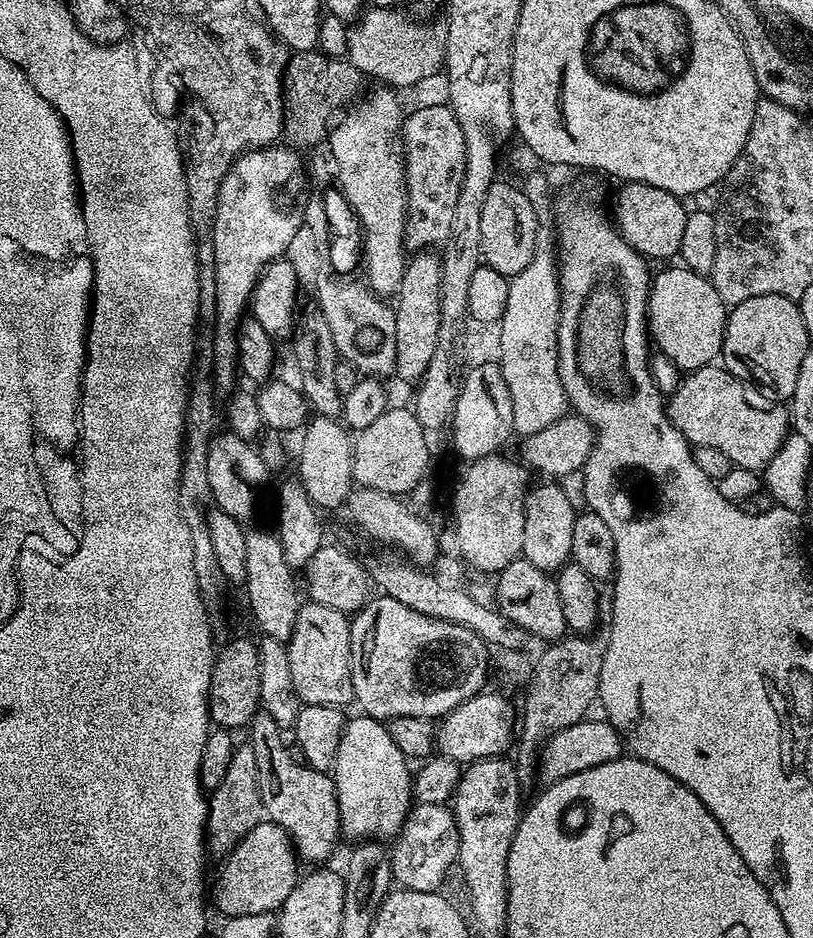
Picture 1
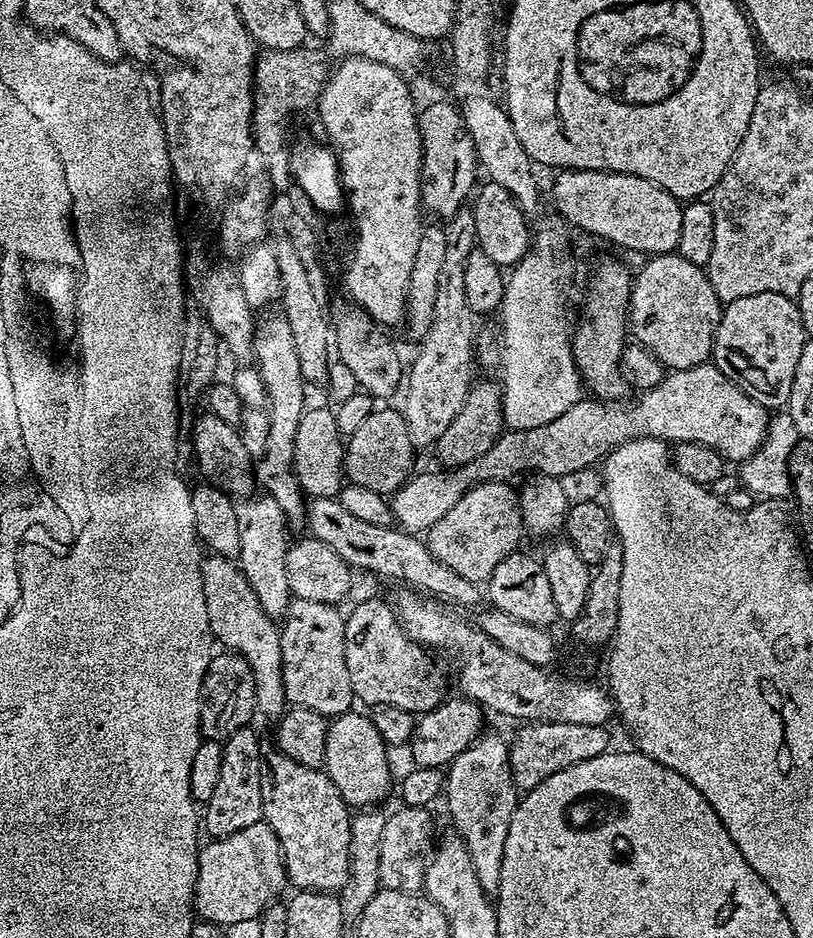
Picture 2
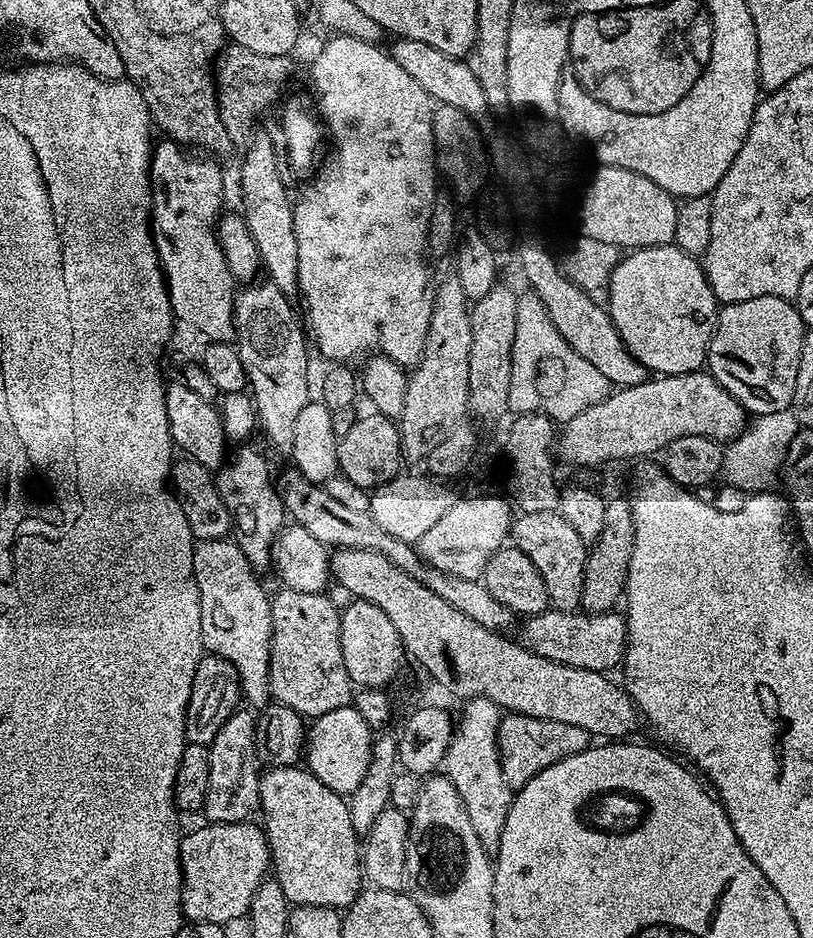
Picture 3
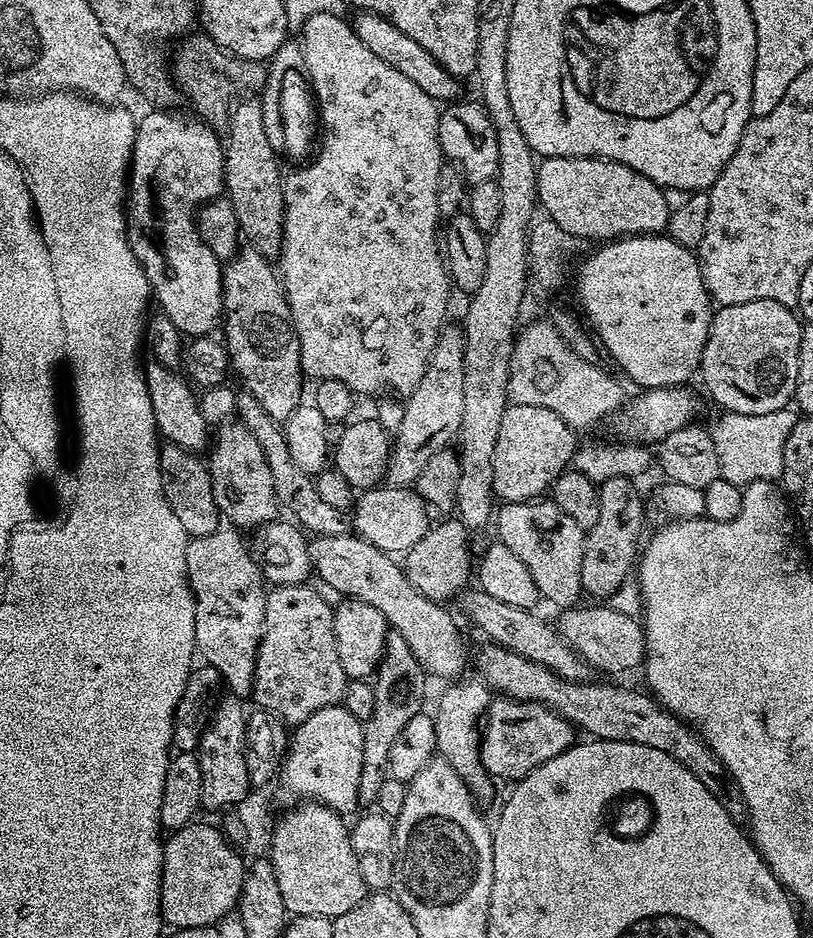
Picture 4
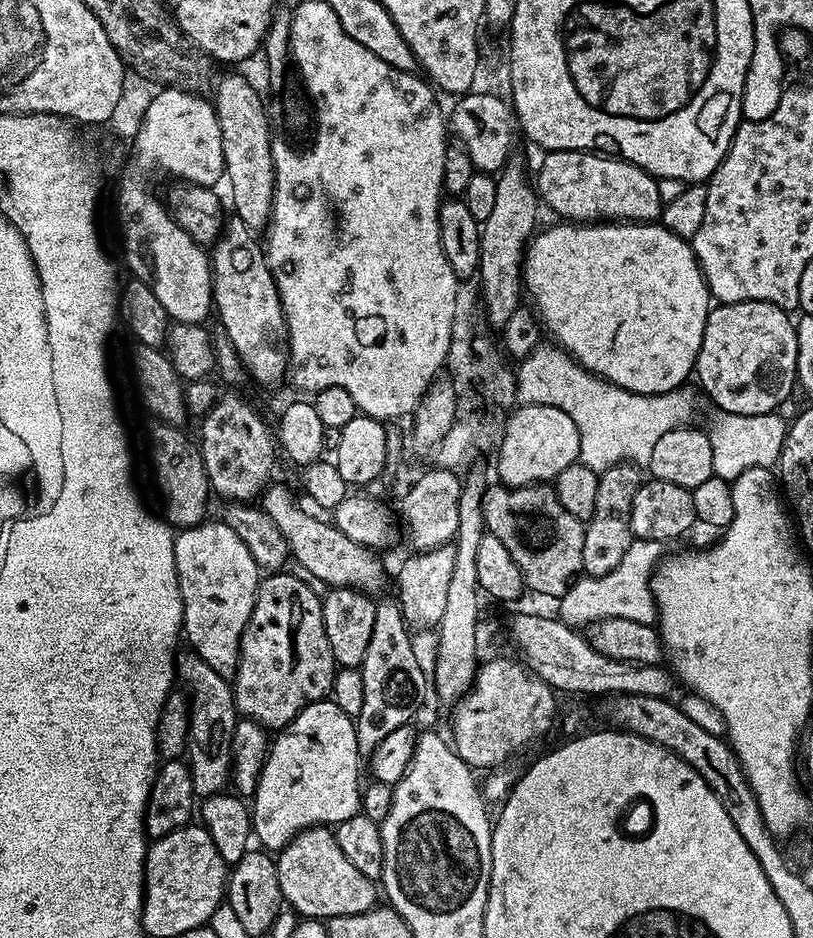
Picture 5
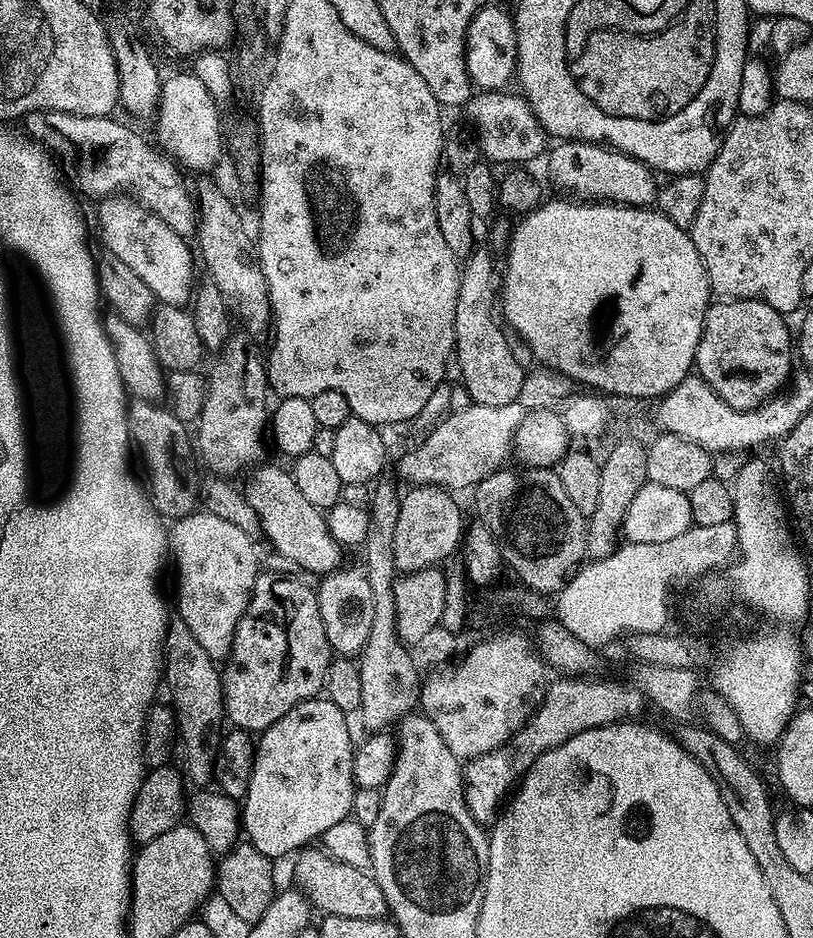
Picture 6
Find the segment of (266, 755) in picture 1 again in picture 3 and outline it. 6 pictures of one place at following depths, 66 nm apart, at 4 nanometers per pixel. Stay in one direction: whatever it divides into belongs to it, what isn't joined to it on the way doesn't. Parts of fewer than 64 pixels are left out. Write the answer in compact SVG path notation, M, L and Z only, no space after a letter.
M272 766L261 775L262 831L272 851L271 871L289 905L346 910L360 895L362 844L350 822L348 805L341 793L330 790L307 767Z

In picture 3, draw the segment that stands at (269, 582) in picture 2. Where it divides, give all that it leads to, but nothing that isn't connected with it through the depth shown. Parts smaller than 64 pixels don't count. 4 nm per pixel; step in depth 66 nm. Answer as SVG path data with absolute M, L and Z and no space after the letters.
M244 448L225 463L216 476L216 485L232 513L234 543L246 554L246 562L257 570L272 563L272 548L286 527L286 509L283 495L272 485L272 472L268 460L256 448Z

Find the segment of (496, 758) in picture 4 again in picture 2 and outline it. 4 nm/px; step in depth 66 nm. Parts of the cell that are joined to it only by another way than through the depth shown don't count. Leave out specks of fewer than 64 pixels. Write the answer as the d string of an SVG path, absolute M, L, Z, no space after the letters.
M528 722L516 737L511 737L508 761L512 767L512 780L521 793L534 790L550 774L566 770L566 766L578 766L586 758L598 758L598 754L609 751L608 728L604 726L578 726L574 722Z

